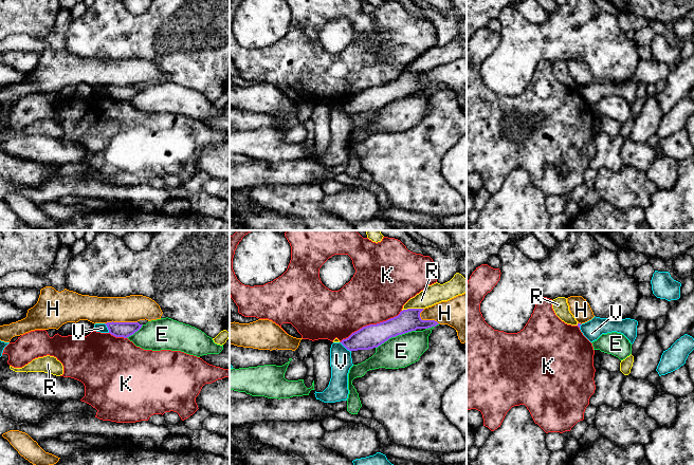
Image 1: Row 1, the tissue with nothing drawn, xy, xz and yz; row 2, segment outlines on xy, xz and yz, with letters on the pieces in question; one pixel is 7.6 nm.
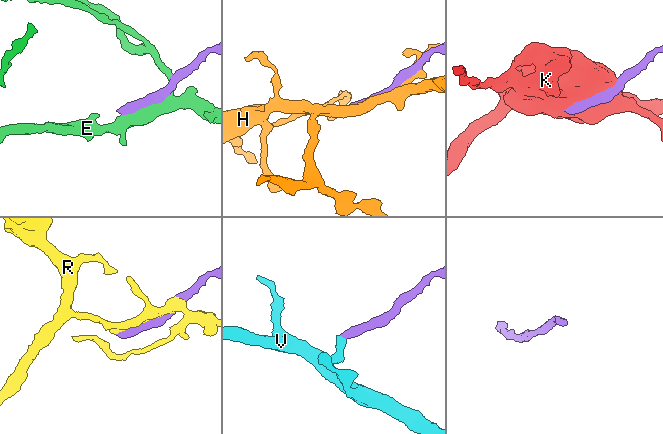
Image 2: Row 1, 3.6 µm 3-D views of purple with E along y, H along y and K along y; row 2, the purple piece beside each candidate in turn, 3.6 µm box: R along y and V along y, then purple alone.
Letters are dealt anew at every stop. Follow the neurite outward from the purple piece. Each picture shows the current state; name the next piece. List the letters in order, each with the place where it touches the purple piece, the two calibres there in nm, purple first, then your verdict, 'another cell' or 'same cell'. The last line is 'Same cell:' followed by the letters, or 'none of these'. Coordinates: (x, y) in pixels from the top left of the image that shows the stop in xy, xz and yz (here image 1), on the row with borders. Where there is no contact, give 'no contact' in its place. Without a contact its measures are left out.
E: meets purple in xz at (395, 336); 180 nm thick on the purple side, 240 nm on the other; another cell
H: meets purple in xy at (121, 322); 120 nm thick on the purple side, 200 nm on the other; another cell
K: meets purple in xz at (370, 324); 180 nm thick on the purple side, 440 nm on the other; another cell
R: meets purple in xz at (413, 309); 170 nm thick on the purple side, 150 nm on the other; another cell
V: meets purple in xz at (345, 347); 180 nm thick on the purple side, 170 nm on the other; another cell
Same cell: none of these

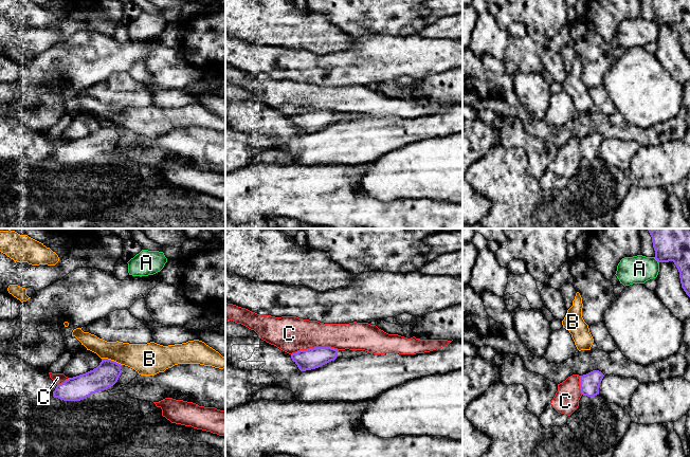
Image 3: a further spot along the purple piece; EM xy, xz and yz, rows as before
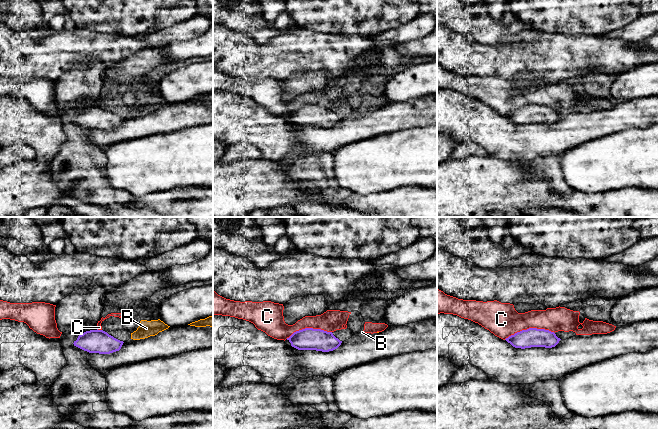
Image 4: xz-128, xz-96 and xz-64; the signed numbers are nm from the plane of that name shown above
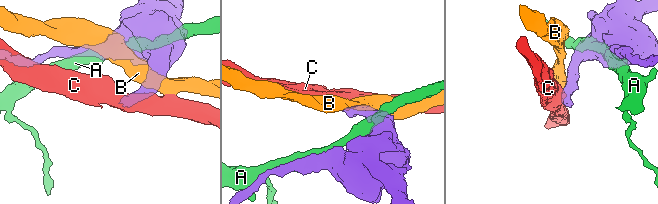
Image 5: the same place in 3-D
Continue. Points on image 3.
A: meets purple in yz at (656, 259); 300 nm thick on the purple side, 220 nm on the other; another cell
B: meets purple in xy at (112, 361); 190 nm thick on the purple side, 240 nm on the other; another cell
C: meets purple in xz at (314, 347); 160 nm thick on the purple side, 280 nm on the other; another cell
Same cell: none of these

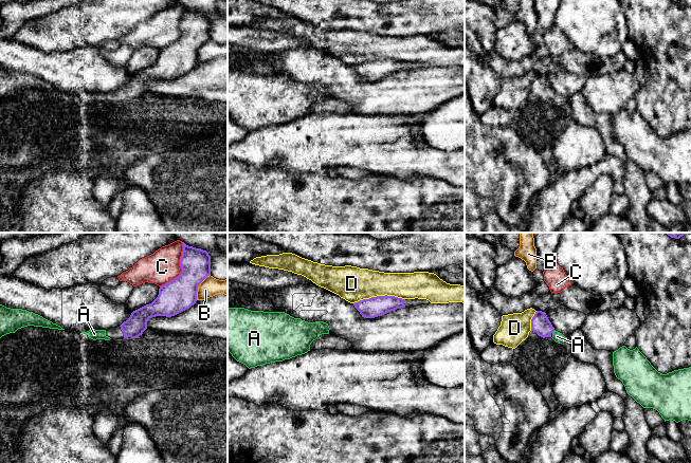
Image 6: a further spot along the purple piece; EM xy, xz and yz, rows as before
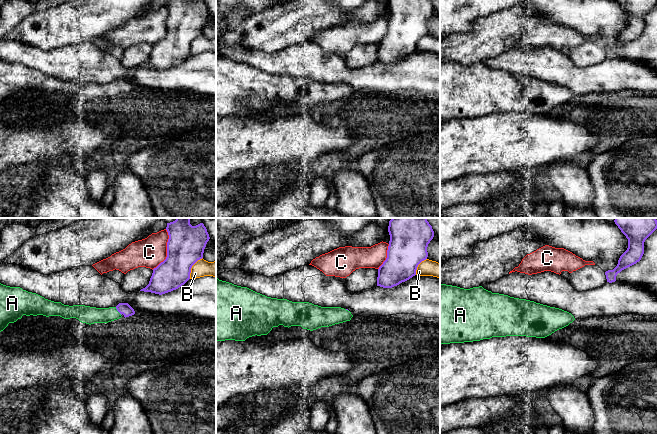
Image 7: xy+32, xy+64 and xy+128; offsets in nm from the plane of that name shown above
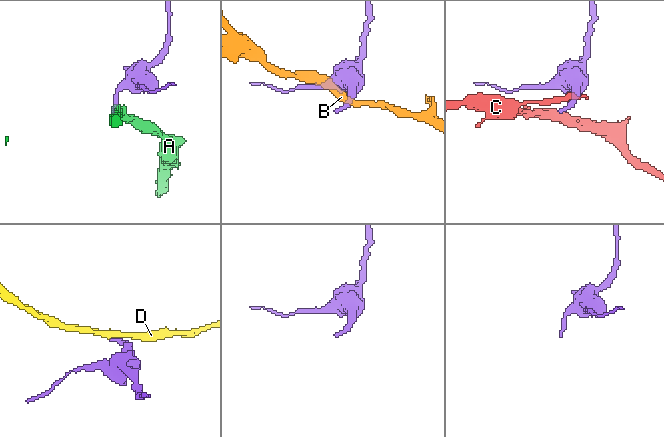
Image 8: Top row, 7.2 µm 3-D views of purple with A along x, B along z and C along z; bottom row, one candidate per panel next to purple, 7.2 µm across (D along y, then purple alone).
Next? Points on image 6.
A: meets purple in yz at (552, 332); 140 nm thick on the purple side, 80 nm on the other; same cell
B: meets purple in xy at (198, 285); 260 nm thick on the purple side, 150 nm on the other; another cell
C: meets purple in xy at (181, 267); 260 nm thick on the purple side, 260 nm on the other; another cell
D: meets purple in xz at (379, 296); 150 nm thick on the purple side, 260 nm on the other; another cell
Same cell: A

